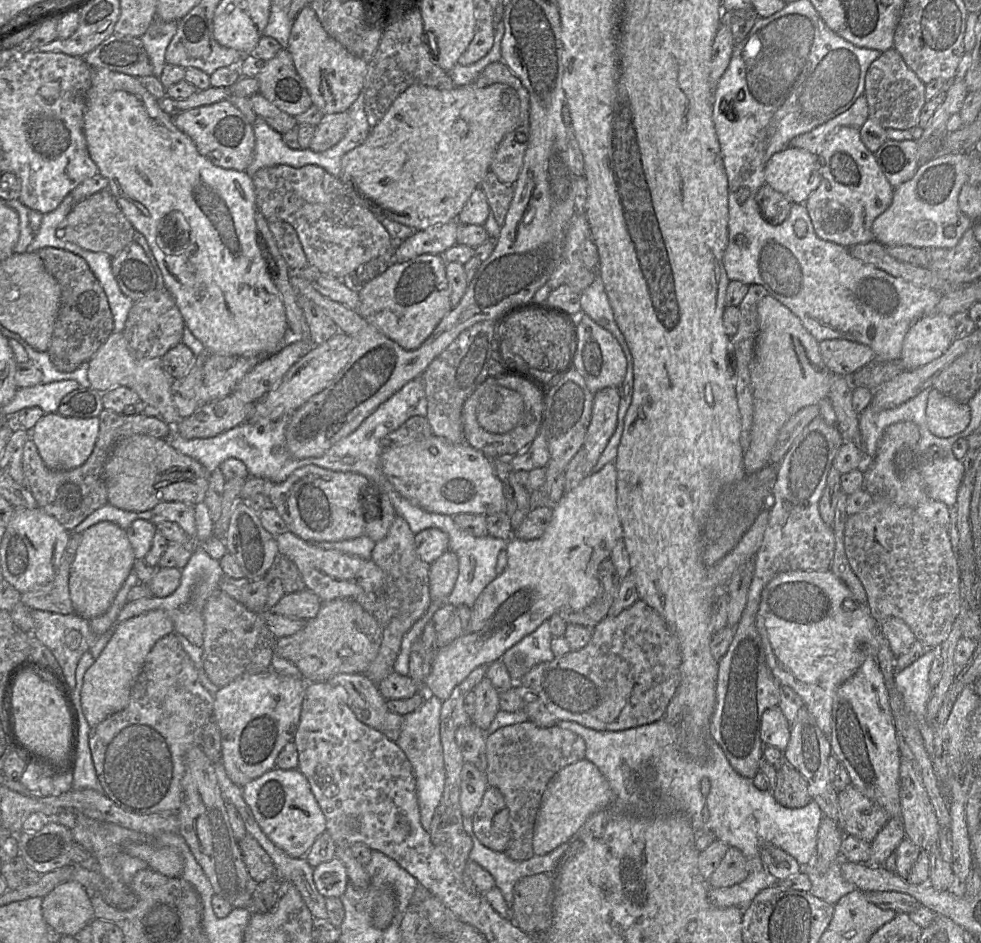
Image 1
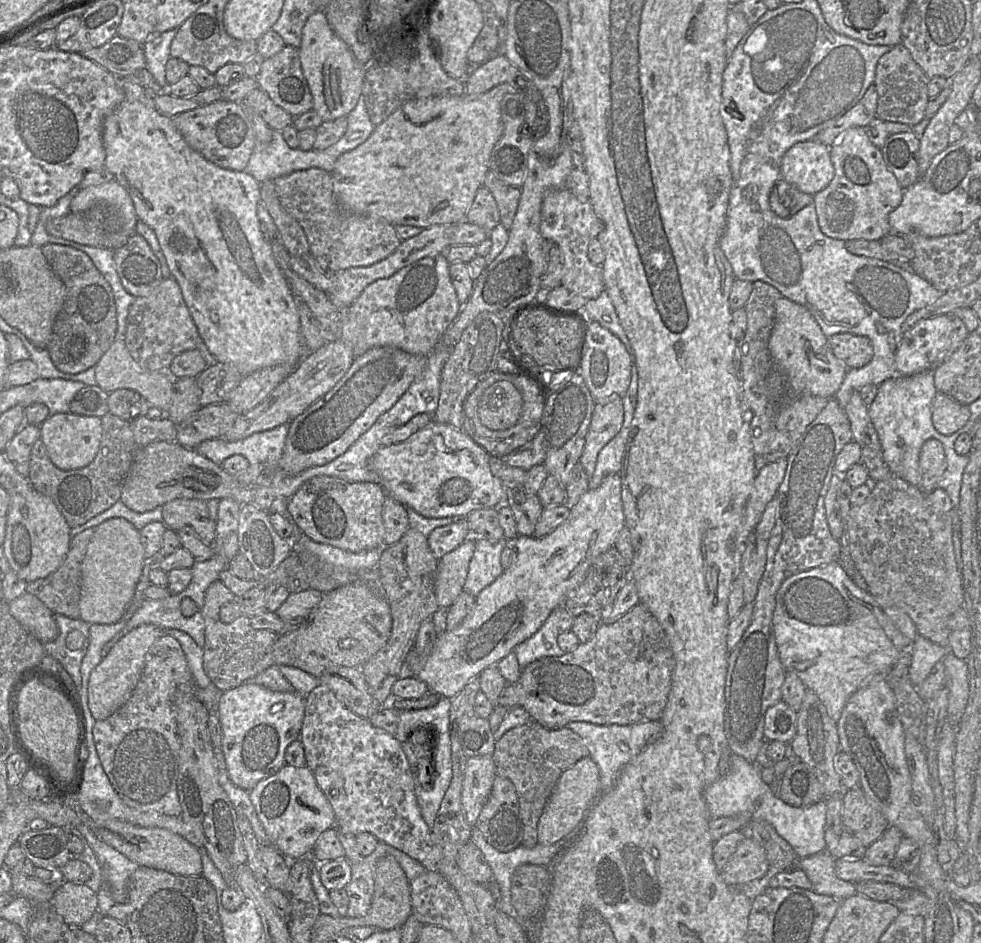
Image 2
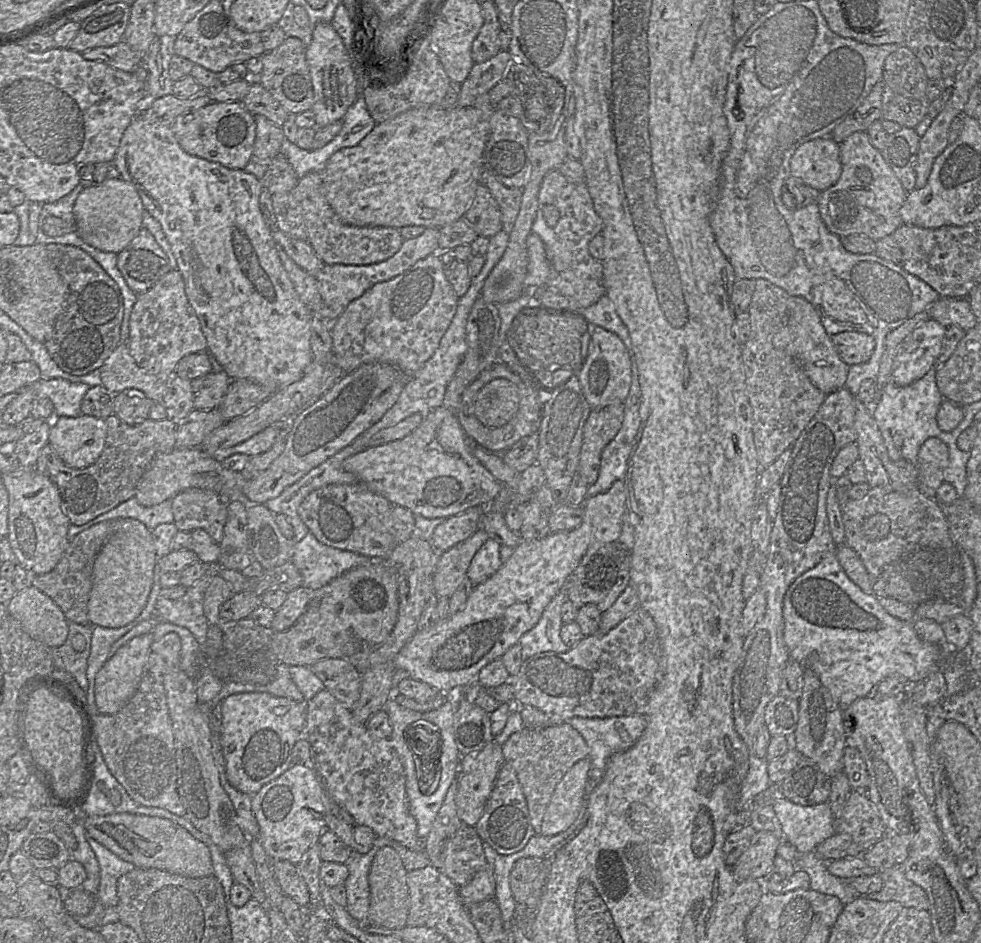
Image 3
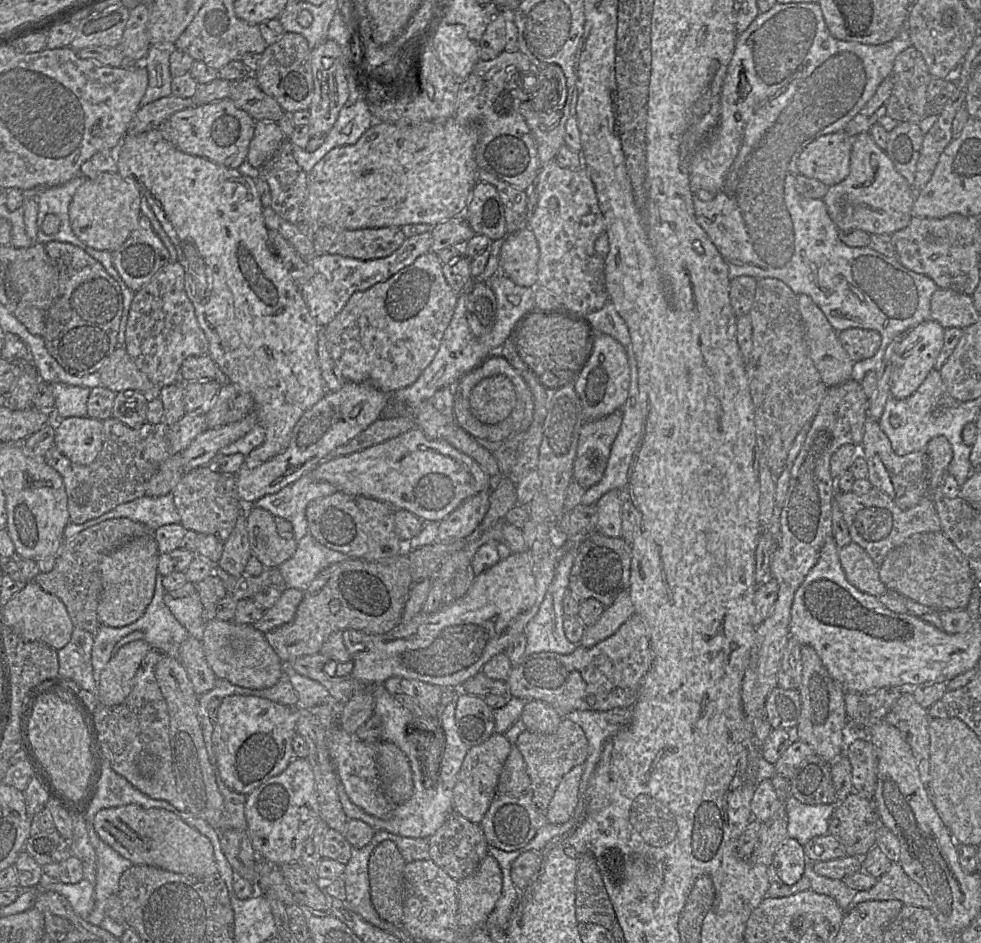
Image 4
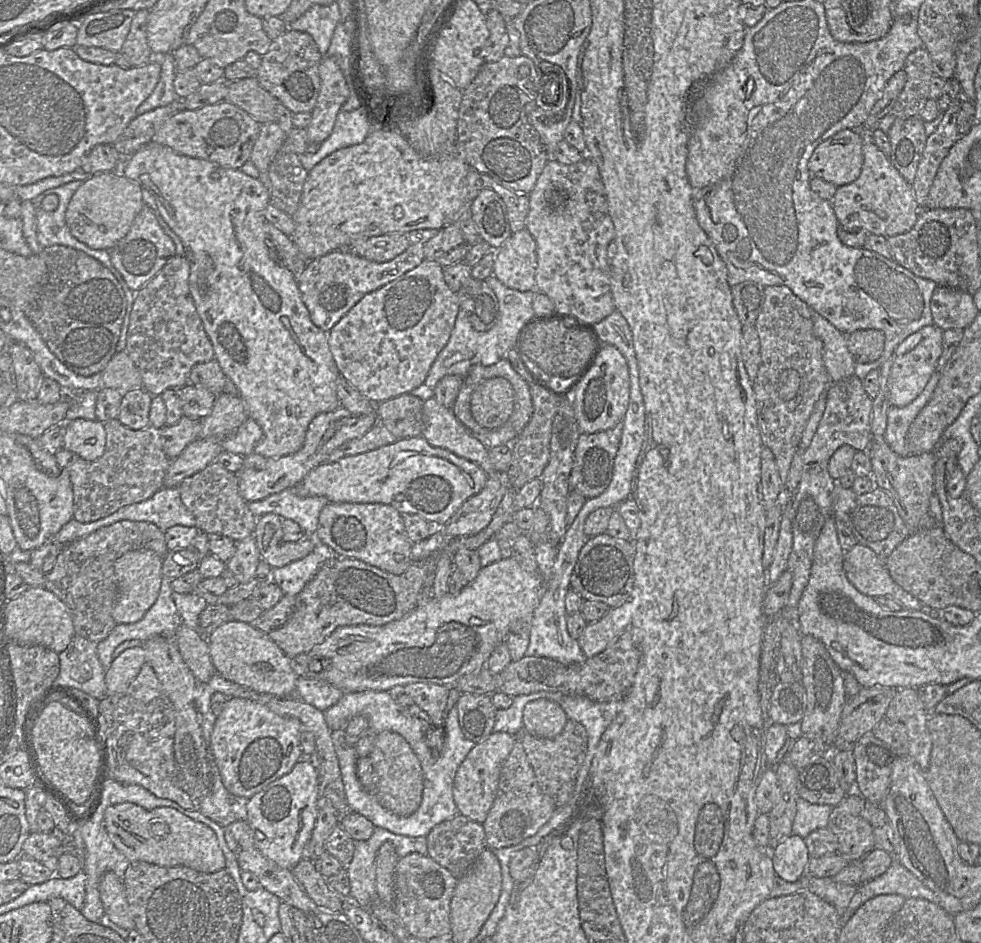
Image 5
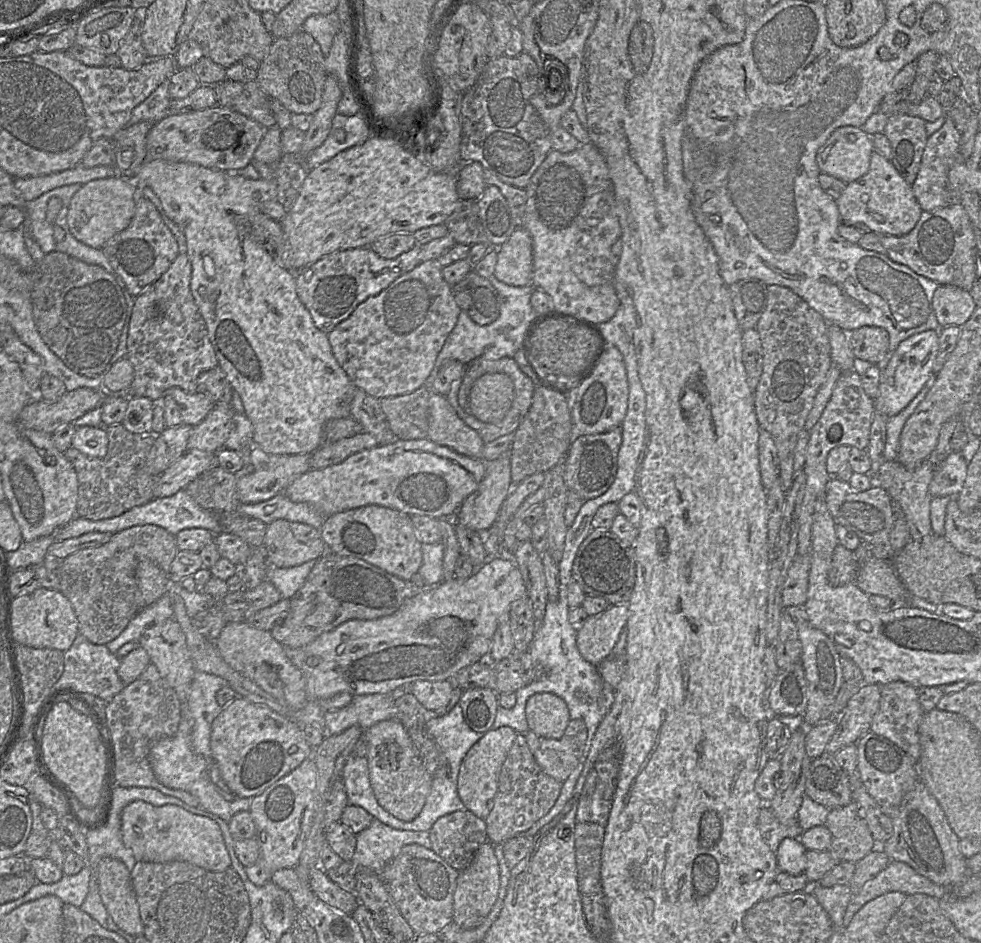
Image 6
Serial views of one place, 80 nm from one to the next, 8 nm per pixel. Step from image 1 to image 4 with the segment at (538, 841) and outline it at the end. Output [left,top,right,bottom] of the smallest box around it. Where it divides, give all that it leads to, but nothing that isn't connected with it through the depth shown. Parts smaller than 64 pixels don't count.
[547,764,584,824]

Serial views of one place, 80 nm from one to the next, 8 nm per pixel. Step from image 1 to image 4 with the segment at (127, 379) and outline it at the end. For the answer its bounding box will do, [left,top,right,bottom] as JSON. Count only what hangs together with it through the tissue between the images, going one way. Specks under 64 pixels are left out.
[97,346,160,397]

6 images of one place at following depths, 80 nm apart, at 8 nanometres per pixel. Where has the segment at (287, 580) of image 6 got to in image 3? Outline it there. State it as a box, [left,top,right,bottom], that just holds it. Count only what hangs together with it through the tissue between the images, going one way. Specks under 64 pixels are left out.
[291,532,378,590]

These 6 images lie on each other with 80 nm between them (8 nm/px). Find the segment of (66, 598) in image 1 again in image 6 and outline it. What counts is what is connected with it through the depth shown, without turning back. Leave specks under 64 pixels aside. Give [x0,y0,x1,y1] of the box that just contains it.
[52,524,178,645]

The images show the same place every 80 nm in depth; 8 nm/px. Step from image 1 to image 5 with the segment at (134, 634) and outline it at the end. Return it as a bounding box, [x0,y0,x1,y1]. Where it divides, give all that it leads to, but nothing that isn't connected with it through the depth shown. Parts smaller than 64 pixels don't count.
[105,646,145,696]

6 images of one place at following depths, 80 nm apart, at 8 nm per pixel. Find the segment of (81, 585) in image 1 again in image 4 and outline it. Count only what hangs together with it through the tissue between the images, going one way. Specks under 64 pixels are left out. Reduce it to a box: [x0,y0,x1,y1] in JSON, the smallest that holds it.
[97,534,160,628]

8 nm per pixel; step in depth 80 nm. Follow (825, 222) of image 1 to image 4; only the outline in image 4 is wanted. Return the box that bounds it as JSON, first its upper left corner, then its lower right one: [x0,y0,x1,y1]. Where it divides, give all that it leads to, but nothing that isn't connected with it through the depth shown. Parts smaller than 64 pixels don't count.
[822,132,917,234]

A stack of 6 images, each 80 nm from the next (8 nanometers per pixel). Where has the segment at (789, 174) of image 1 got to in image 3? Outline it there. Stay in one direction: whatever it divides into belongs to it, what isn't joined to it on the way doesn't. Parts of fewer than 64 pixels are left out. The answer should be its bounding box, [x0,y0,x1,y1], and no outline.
[790,136,842,191]

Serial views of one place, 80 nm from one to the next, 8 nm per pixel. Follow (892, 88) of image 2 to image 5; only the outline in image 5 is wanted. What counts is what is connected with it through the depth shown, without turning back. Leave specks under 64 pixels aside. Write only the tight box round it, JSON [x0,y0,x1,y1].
[890,48,934,118]

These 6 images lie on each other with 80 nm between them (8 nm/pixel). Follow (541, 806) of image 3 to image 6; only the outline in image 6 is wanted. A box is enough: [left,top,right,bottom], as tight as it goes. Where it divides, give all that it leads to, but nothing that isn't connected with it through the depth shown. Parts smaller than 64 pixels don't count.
[524,720,588,783]

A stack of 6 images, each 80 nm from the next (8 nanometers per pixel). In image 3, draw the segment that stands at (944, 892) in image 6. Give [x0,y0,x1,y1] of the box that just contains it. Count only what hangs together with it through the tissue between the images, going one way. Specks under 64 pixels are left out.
[861,865,930,911]

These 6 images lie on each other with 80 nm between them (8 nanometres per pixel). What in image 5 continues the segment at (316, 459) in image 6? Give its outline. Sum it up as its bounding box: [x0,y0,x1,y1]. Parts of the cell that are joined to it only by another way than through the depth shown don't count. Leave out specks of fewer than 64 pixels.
[326,422,397,462]

